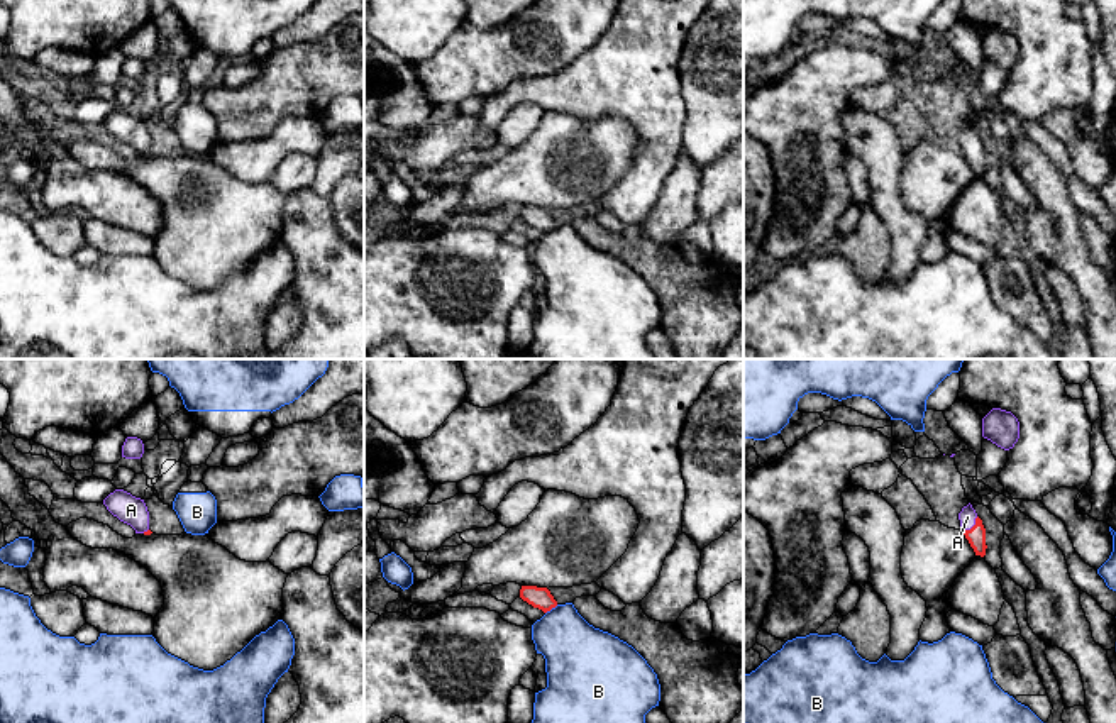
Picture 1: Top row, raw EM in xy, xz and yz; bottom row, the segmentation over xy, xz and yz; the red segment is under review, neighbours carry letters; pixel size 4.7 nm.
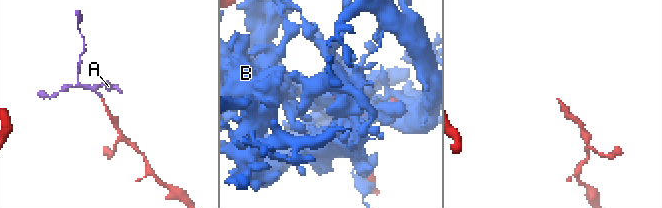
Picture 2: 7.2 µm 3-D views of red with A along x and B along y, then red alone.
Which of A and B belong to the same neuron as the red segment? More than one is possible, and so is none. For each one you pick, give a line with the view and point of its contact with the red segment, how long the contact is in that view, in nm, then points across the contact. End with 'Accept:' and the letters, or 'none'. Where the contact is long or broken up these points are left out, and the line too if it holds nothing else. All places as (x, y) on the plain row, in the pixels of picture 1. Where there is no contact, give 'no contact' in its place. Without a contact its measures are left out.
A: contact yz (974, 146); length 100 nm; way yz (976, 156), (974, 146), (967, 137)
Accept: A

